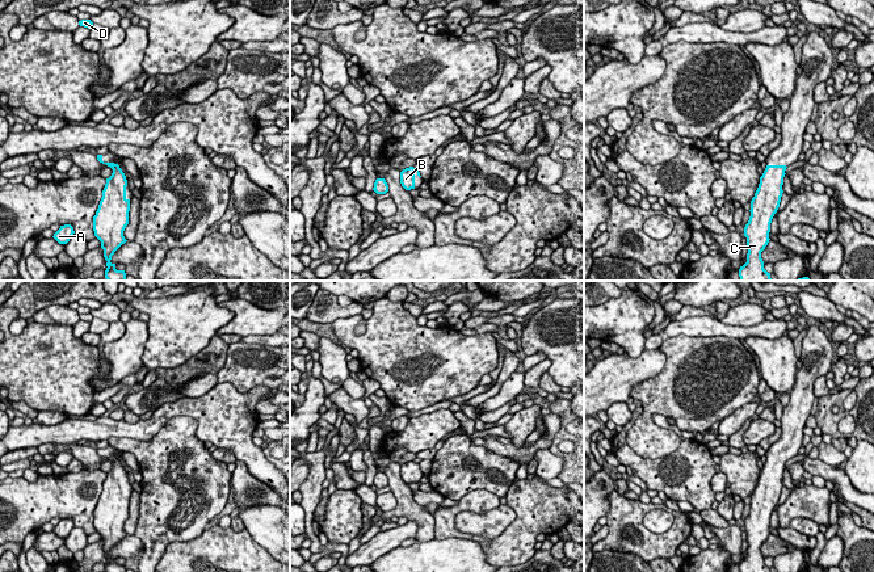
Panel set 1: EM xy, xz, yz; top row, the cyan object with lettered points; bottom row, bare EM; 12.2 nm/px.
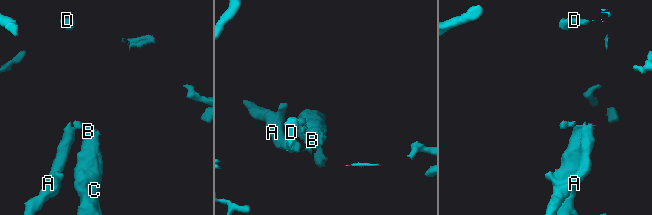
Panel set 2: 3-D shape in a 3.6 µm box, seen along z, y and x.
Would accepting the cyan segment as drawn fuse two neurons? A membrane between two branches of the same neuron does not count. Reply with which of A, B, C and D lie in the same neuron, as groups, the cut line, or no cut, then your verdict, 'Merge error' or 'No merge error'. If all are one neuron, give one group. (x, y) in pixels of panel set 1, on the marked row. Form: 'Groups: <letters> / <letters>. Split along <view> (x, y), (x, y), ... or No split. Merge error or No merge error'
Groups: A B C D. No split. No merge error

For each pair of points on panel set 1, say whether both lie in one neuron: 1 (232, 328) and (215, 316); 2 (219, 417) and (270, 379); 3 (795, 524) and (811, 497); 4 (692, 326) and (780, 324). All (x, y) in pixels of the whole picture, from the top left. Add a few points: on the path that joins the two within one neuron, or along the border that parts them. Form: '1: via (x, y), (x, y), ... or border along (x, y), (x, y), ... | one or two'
1: border along (218, 303), (228, 308), (234, 316), (215, 332) | two
2: border along (231, 385), (242, 392), (257, 386), (272, 390) | two
3: border along (789, 521), (797, 517), (809, 517), (818, 525) | two
4: via (714, 327), (727, 331), (757, 329) | one

